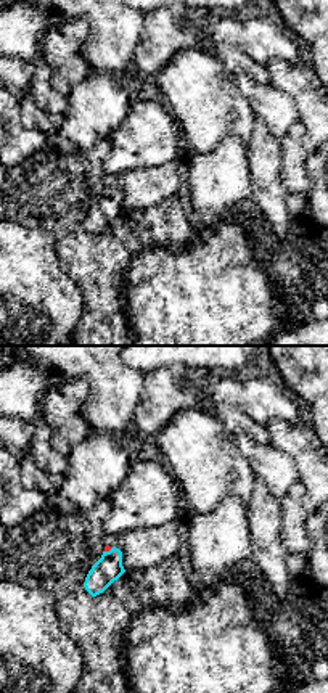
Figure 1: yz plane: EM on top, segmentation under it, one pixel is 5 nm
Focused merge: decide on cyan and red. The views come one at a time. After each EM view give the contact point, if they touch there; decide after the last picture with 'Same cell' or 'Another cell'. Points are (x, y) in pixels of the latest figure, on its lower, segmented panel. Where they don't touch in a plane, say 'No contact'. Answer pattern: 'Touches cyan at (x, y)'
Touches cyan at (110, 550)

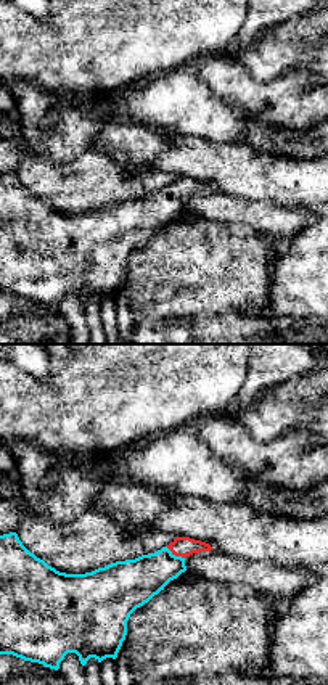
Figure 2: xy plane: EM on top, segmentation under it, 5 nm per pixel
Touches cyan at (174, 555)

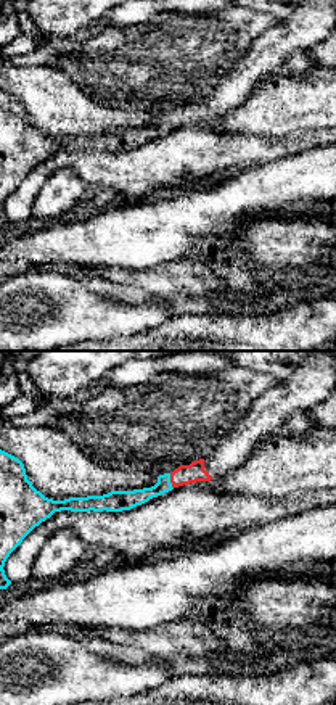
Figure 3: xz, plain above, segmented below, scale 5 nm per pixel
Touches cyan at (169, 482)

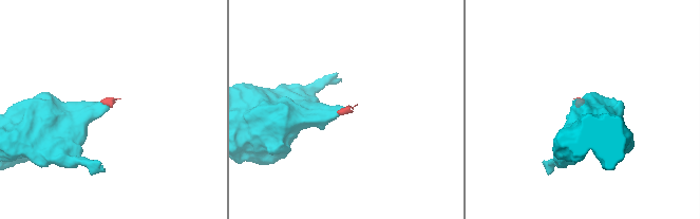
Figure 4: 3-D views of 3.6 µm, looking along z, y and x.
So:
Same cell

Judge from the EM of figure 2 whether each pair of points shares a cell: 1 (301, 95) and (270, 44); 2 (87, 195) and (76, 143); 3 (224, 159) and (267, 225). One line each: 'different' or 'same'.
1: different
2: different
3: different

